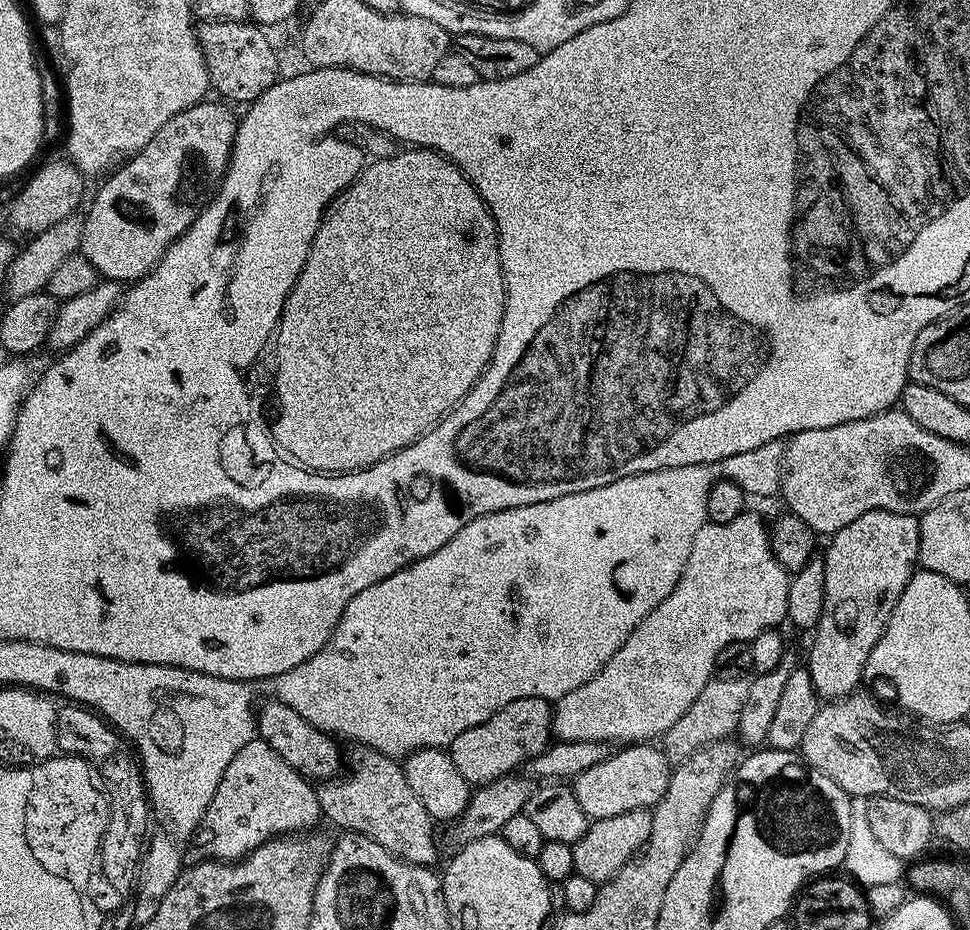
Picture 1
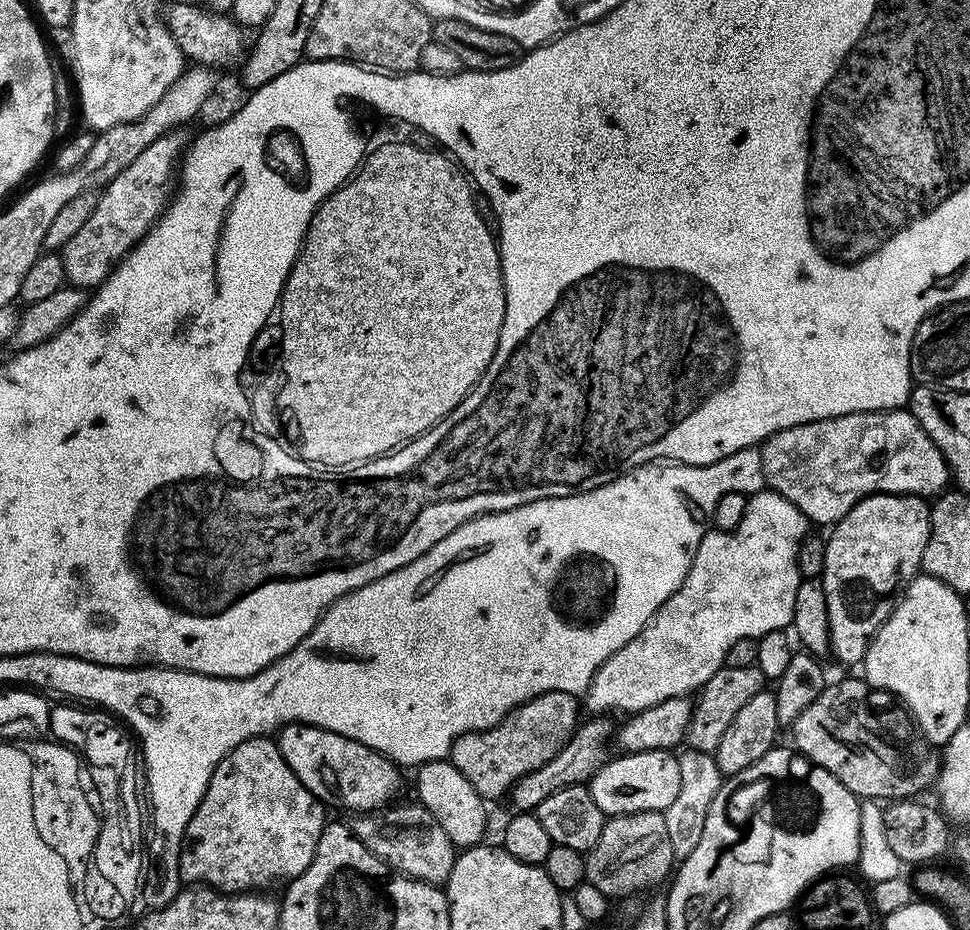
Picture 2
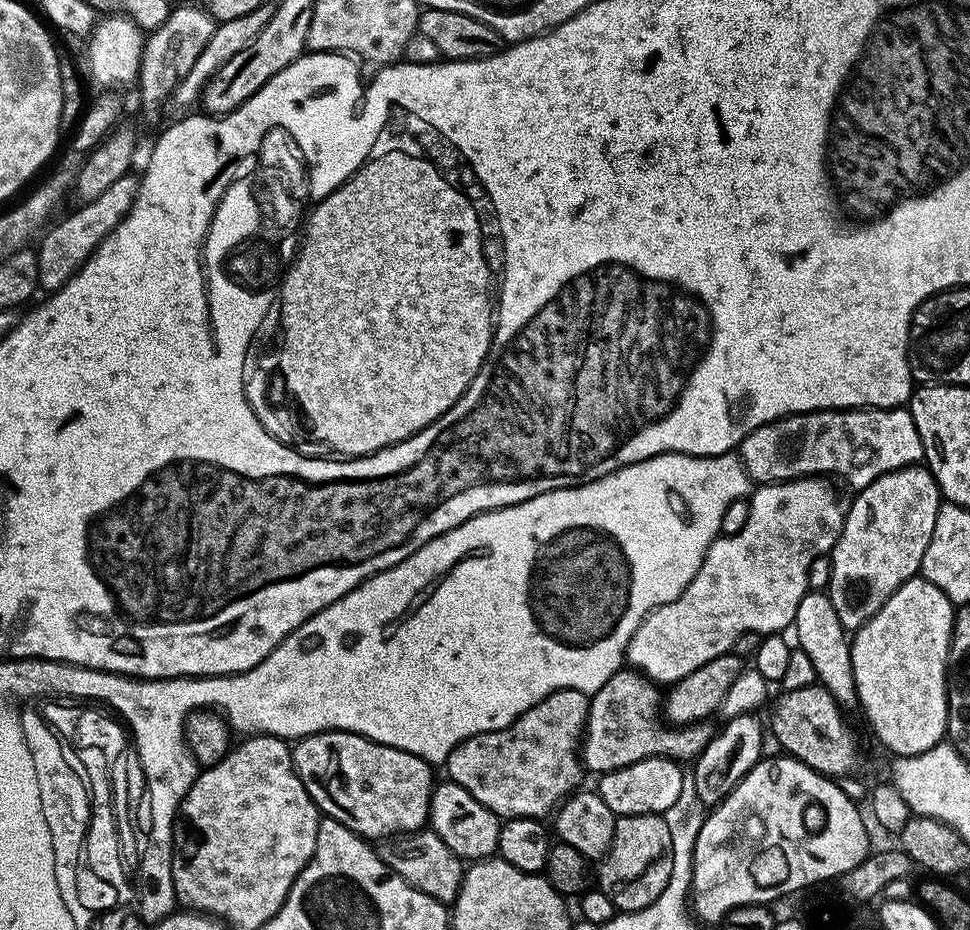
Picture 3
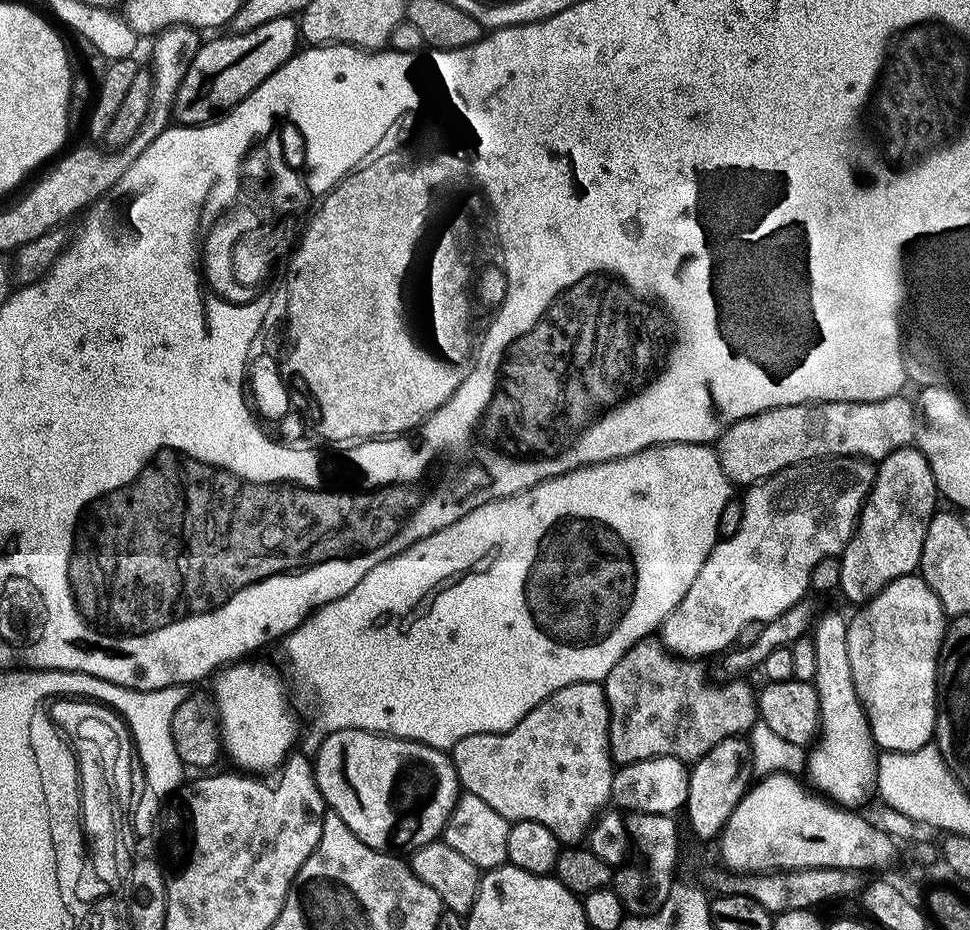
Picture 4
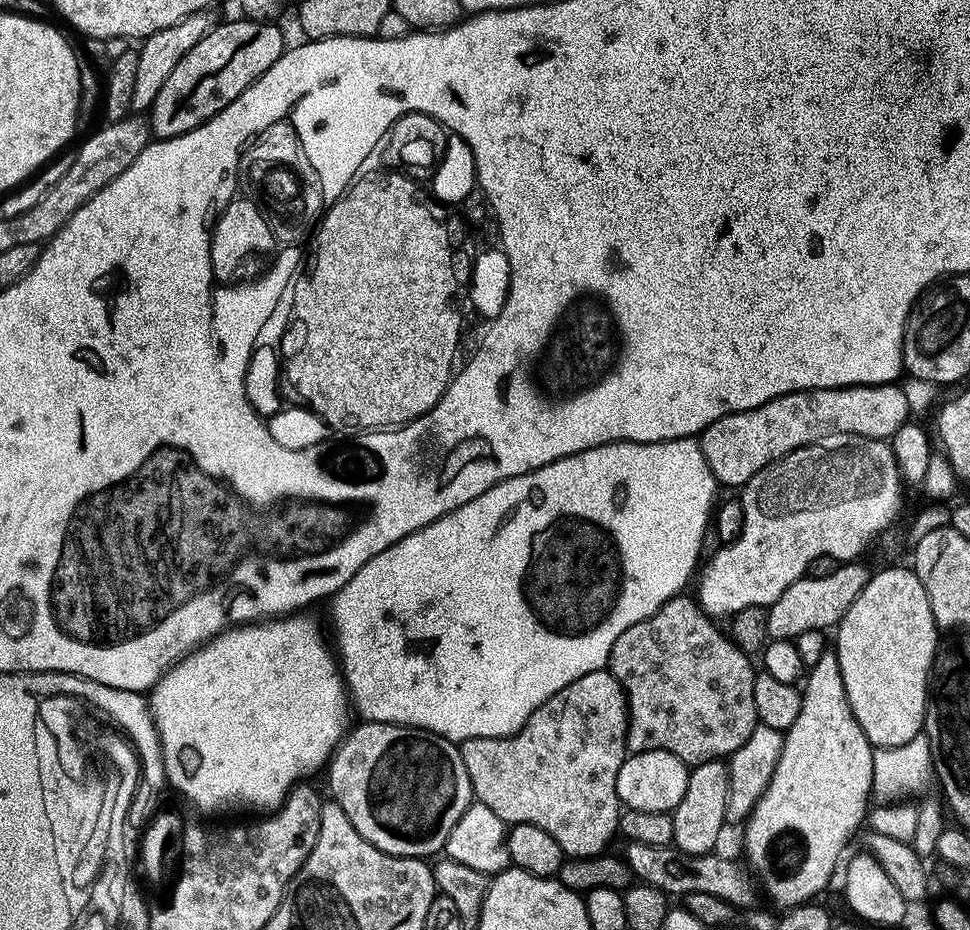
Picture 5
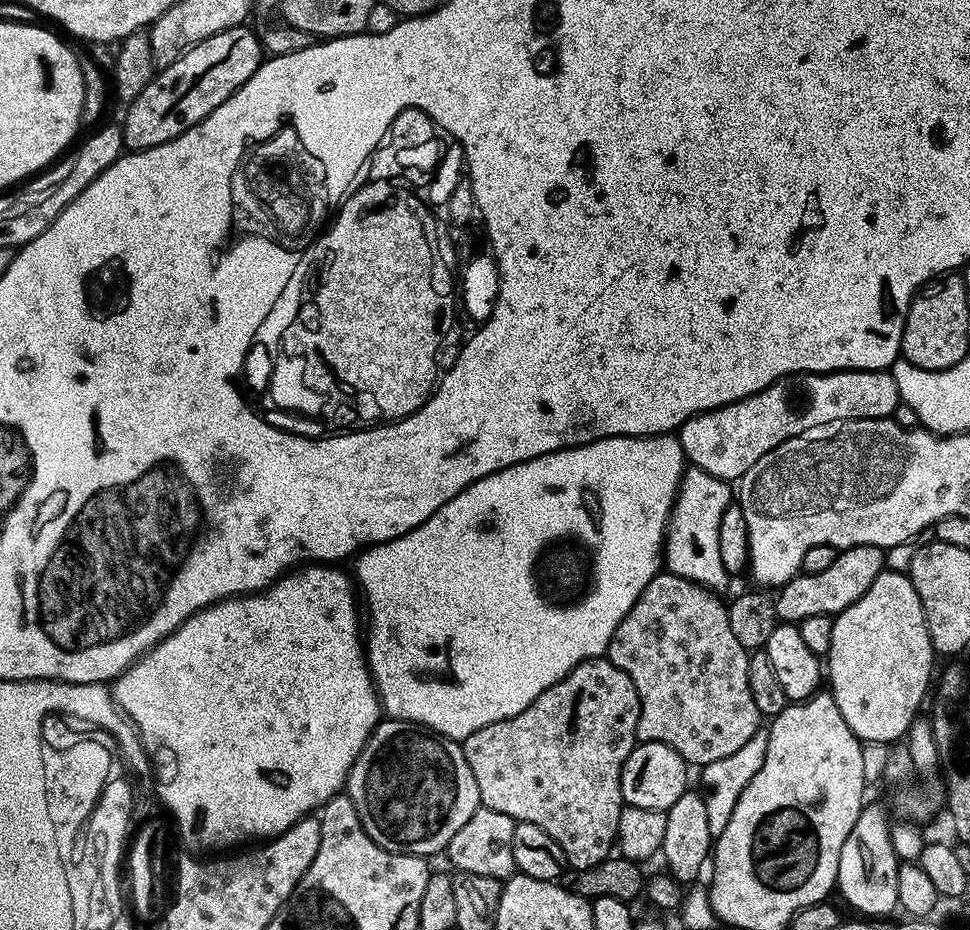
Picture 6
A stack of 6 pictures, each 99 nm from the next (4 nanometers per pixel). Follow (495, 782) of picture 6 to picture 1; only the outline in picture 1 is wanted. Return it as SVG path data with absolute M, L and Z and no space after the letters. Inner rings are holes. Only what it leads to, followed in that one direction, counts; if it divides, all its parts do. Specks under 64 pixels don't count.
M537 696L518 698L506 702L506 706L486 718L486 722L478 722L478 726L470 726L470 730L462 730L450 745L450 755L454 766L458 766L458 774L466 778L469 786L479 786L523 769L529 760L549 748L554 736L553 711L549 701Z

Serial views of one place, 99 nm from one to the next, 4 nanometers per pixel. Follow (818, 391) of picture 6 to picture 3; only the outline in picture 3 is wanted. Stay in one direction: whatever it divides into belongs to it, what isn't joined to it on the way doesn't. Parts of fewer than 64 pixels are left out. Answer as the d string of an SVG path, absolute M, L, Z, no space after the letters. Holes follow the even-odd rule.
M907 407L845 408L843 410L824 408L821 412L799 412L793 416L783 416L782 419L770 422L766 426L758 426L758 430L751 432L751 434L740 443L738 455L740 461L744 464L744 469L748 471L748 477L757 485L775 484L786 480L799 480L806 476L819 476L821 478L837 478L836 476L841 476L841 478L852 487L852 490L859 490L870 486L870 482L874 482L882 474L890 474L899 468L910 468L919 465L924 459L924 447L922 446L922 438L918 438L918 426L914 426L914 418L909 414Z

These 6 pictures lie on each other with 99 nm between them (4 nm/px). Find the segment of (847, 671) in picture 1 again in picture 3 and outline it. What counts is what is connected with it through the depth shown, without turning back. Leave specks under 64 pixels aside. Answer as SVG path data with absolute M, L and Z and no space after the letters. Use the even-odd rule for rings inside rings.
M924 466L899 468L890 474L882 474L870 486L859 489L855 493L852 505L847 505L844 514L844 525L838 542L830 553L832 573L826 589L830 602L834 602L834 610L838 610L838 618L845 632L854 634L902 586L907 580L917 575L922 566L922 554L926 554L926 546L930 546L930 534L934 534L934 518L938 518L938 510L942 503L940 488L932 473Z

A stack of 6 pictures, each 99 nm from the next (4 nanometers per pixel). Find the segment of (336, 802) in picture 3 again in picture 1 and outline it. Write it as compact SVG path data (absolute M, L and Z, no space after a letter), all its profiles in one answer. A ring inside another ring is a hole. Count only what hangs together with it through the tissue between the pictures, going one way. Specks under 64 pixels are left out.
M268 698L261 708L259 705L255 718L256 736L264 740L266 746L278 750L278 754L282 754L282 758L286 758L286 762L290 762L290 766L294 766L294 770L307 776L309 781L330 780L341 771L342 756L340 760L340 748L335 744L337 741L329 733L306 722L306 718L302 718L302 714L298 714L298 710L286 706L281 700Z

